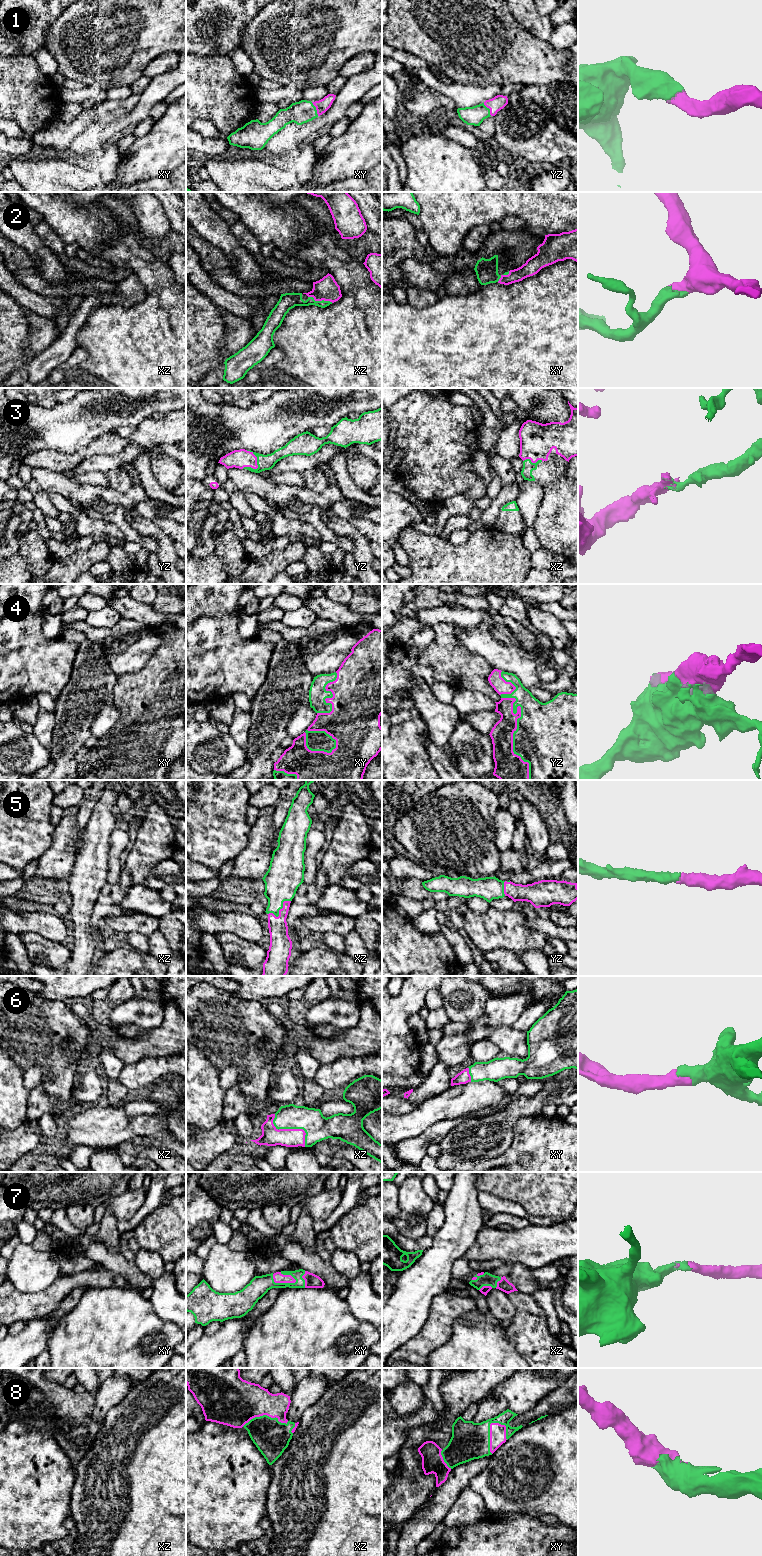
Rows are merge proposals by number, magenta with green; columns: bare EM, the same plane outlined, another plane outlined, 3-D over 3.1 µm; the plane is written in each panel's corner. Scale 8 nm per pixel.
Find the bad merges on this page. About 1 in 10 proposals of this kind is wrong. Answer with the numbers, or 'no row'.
no row

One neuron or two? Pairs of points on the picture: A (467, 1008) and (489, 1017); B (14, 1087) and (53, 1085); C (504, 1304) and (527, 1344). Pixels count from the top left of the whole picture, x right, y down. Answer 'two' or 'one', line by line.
A: two
B: two
C: two

